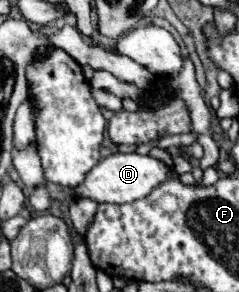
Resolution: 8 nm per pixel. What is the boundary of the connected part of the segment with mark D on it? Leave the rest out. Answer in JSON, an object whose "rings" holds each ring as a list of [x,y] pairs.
{"rings":[[[116,152],[116,154],[110,154],[108,158],[100,160],[100,164],[96,168],[92,168],[92,172],[88,172],[88,180],[84,180],[84,184],[80,184],[80,188],[76,188],[74,194],[92,198],[96,202],[124,204],[124,202],[134,202],[134,200],[148,196],[156,186],[164,184],[172,176],[174,176],[172,166],[168,166],[164,160],[152,158],[150,154]]]}

